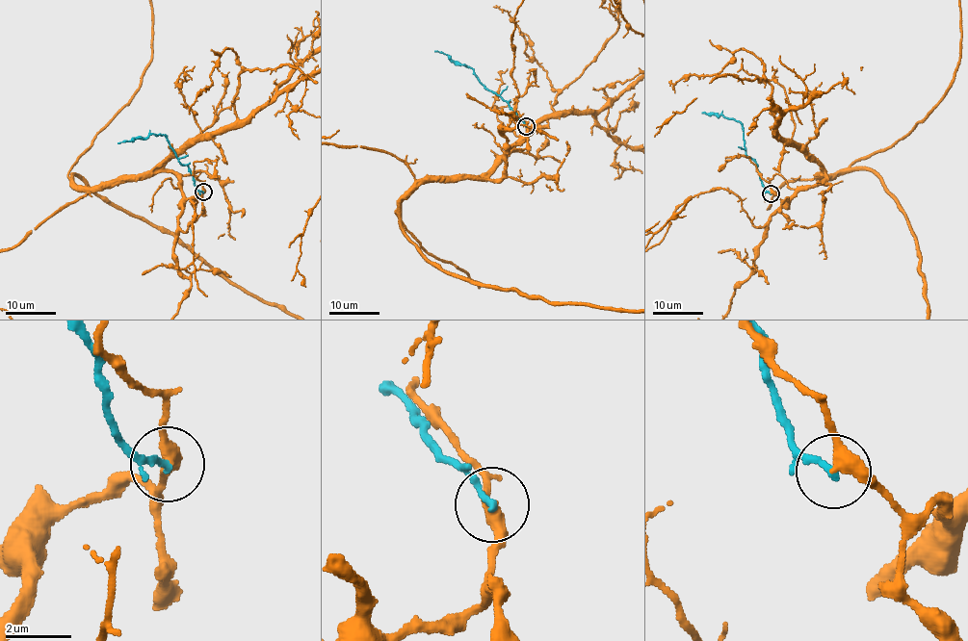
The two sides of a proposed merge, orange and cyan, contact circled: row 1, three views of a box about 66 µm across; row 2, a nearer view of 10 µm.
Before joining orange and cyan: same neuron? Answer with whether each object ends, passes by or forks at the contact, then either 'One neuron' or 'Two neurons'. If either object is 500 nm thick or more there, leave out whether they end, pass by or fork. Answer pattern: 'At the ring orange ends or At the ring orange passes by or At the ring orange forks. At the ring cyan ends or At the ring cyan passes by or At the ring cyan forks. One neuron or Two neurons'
At the ring orange passes by. At the ring cyan ends. Two neurons

